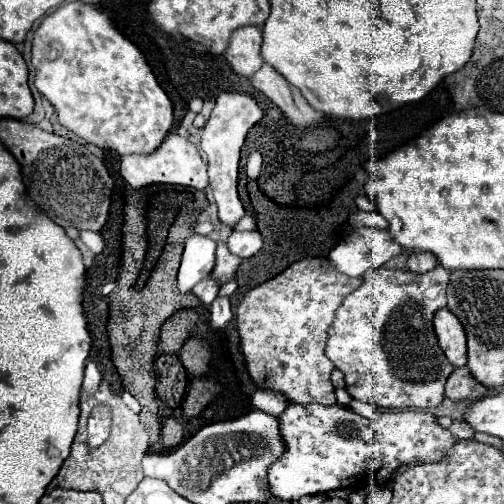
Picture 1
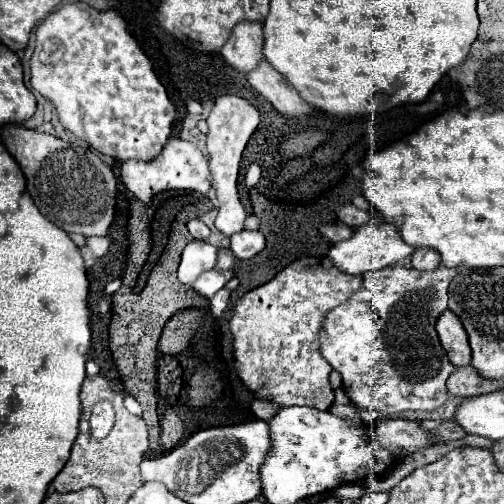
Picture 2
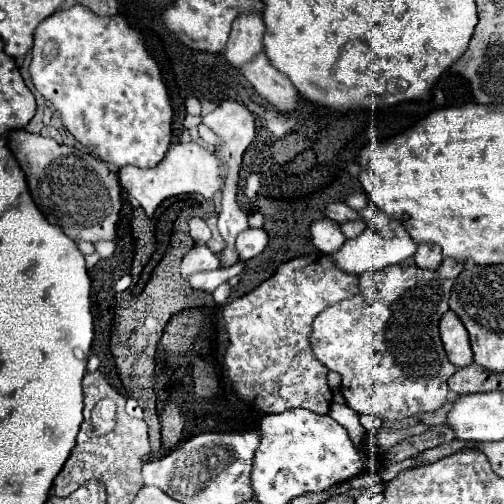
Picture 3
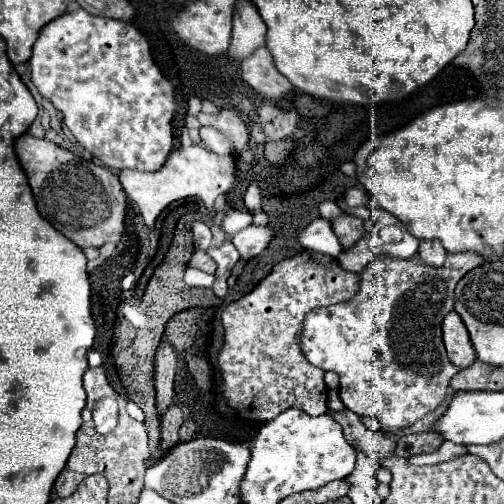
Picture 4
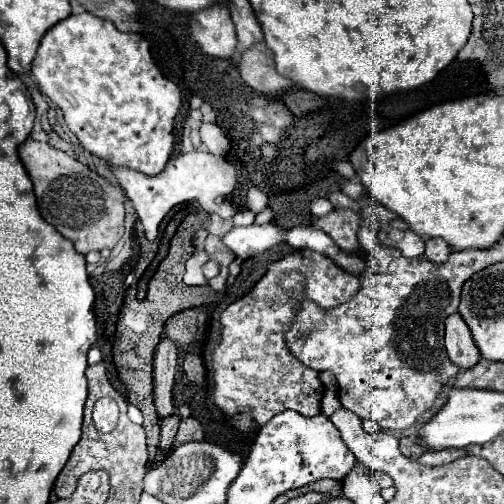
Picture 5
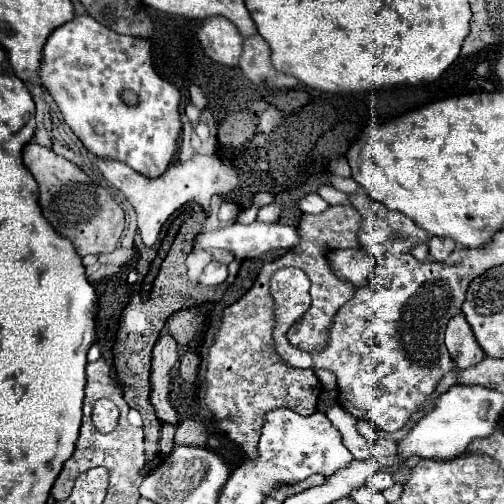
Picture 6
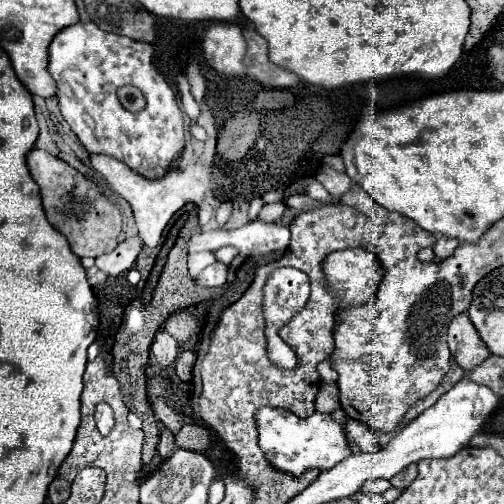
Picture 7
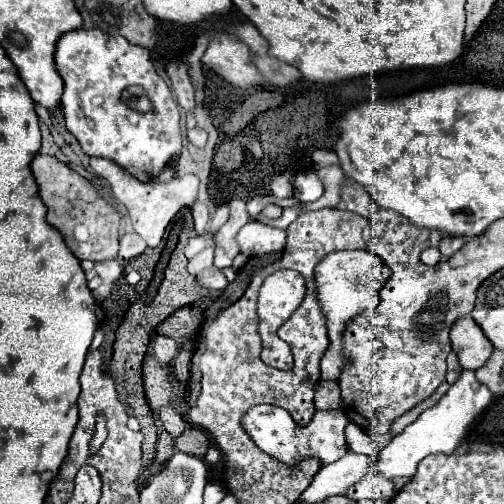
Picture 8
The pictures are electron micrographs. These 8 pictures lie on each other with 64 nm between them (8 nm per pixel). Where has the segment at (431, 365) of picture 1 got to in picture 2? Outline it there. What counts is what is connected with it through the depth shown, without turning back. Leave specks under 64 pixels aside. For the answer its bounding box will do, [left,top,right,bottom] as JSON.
[320,266,456,418]

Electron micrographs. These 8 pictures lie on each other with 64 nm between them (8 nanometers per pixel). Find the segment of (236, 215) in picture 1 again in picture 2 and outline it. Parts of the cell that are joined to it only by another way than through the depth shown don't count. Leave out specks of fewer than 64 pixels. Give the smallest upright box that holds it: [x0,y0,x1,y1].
[206,94,260,236]

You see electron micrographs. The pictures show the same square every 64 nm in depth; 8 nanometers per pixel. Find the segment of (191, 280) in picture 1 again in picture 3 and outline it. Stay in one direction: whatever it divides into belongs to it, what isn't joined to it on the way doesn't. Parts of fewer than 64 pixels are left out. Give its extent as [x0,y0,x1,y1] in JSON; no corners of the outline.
[182,244,220,276]

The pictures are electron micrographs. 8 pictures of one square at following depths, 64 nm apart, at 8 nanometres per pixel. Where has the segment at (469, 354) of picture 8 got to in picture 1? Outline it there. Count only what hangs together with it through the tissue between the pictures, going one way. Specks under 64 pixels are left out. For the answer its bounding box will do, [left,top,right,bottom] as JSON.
[434,308,468,368]

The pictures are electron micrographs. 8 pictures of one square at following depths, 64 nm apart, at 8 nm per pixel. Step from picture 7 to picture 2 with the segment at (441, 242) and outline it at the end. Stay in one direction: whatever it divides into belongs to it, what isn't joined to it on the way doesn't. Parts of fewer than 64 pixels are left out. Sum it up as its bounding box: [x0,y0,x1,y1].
[412,248,440,270]

